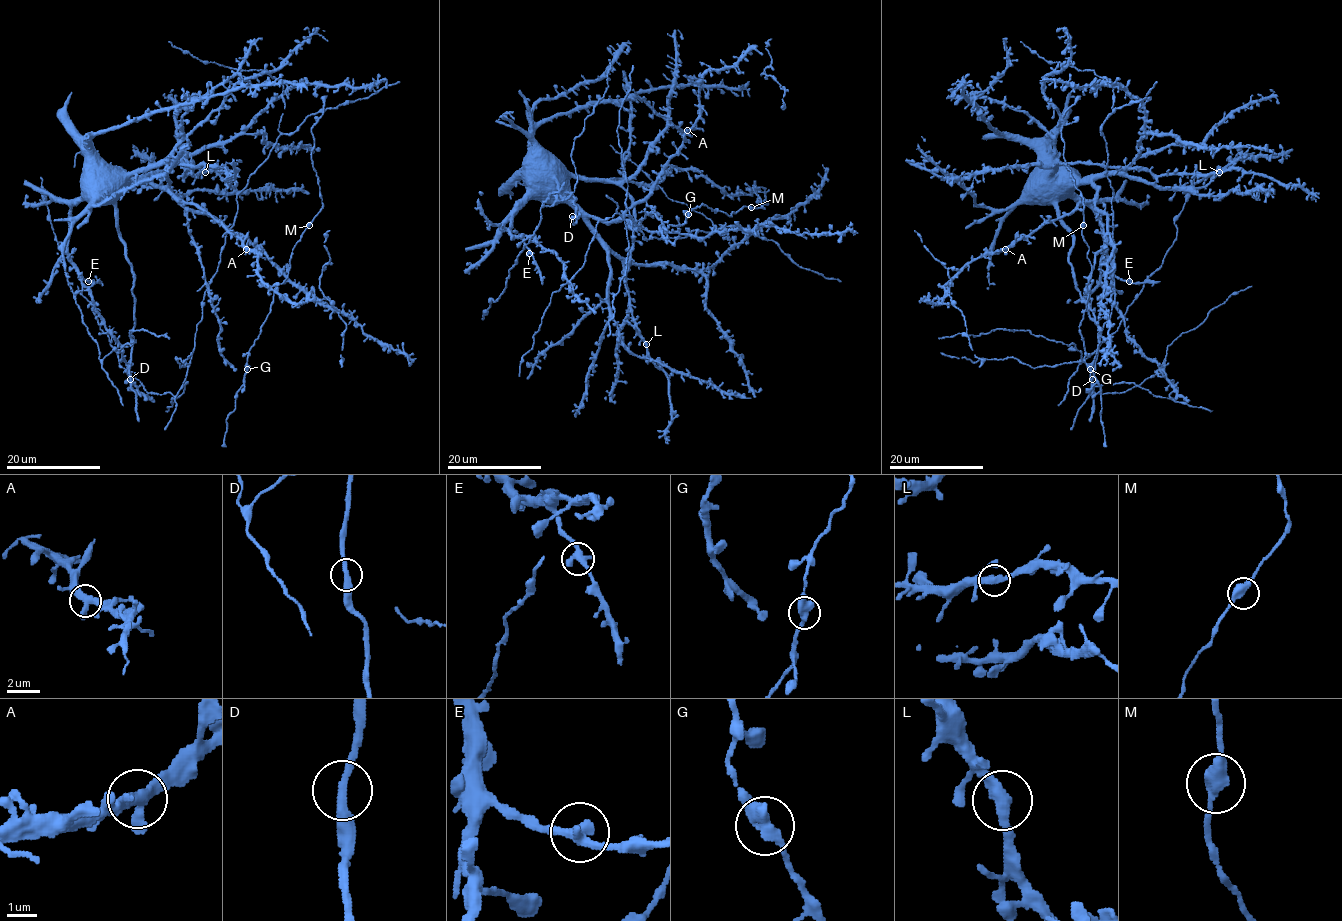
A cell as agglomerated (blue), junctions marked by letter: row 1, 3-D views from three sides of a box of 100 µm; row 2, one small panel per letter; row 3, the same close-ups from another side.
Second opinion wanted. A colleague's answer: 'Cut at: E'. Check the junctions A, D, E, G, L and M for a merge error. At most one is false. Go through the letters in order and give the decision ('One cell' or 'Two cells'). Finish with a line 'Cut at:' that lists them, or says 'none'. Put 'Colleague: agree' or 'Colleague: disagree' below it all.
A: One cell
D: One cell
E: One cell
G: One cell
L: One cell
M: One cell
Cut at: none
Colleague: disagree

